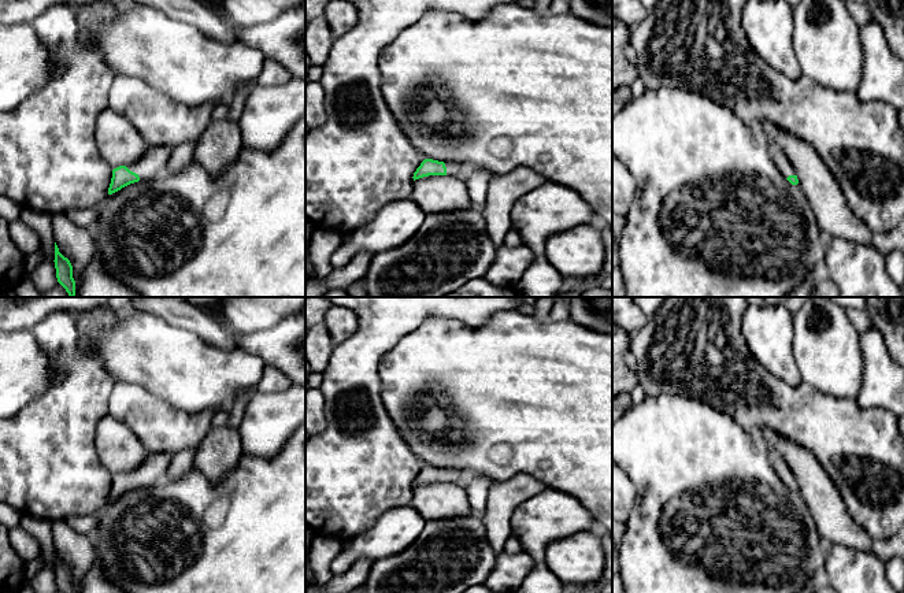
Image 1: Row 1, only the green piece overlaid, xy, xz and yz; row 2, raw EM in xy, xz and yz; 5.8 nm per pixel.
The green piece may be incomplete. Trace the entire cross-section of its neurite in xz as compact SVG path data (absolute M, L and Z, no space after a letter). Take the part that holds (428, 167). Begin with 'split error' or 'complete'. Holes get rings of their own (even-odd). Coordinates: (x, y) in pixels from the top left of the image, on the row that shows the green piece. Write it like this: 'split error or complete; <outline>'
split error; M425 159L414 173L414 181L429 175L463 175L467 171L467 166L457 162L438 162L433 159Z

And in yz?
split error; M773 151L773 160L788 182L790 182L792 185L799 185L796 171L783 152Z

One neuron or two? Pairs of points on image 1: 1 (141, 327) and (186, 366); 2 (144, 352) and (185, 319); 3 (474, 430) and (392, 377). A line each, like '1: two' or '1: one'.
1: one
2: two
3: one

